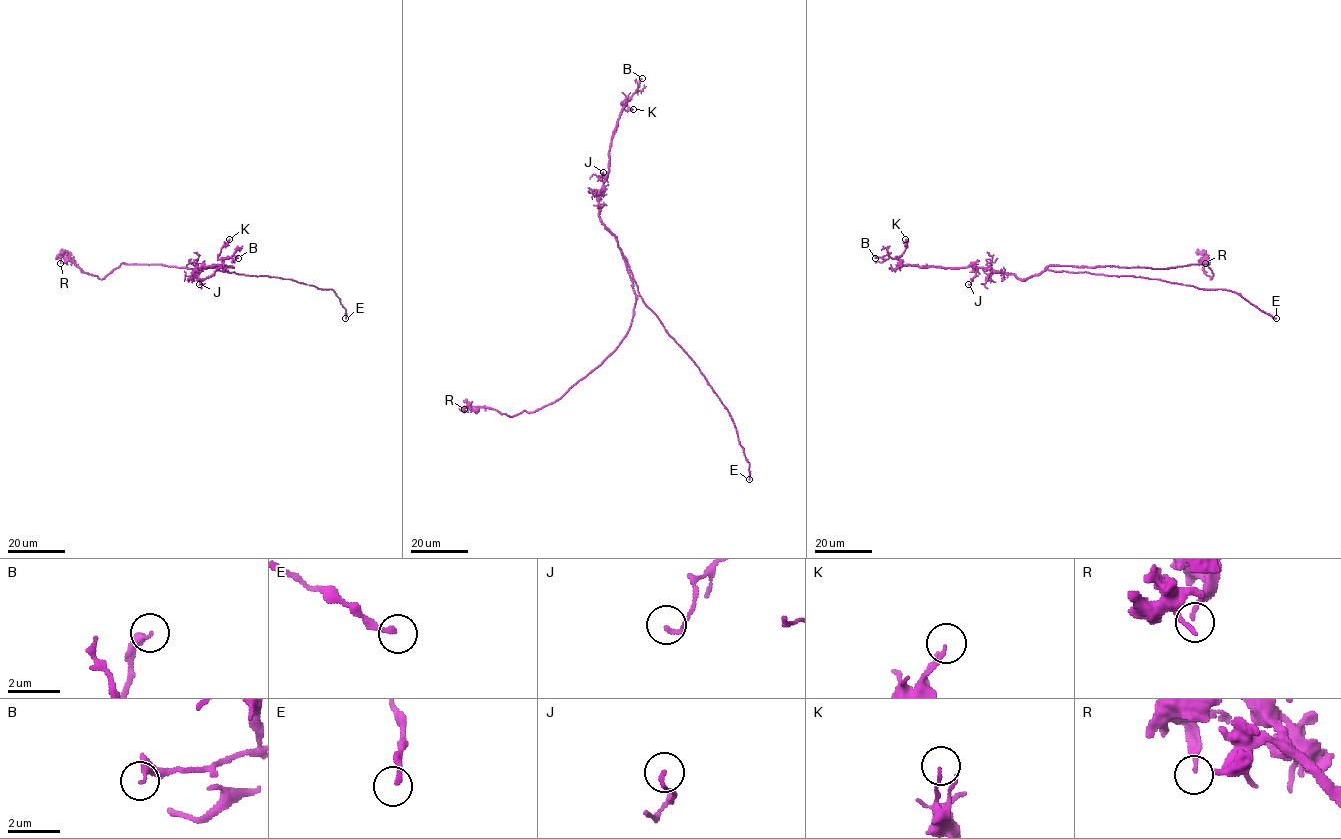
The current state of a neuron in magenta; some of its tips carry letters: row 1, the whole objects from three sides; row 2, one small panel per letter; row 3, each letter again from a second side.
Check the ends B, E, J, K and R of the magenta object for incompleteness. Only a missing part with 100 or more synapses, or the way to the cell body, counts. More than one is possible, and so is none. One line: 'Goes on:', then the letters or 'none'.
Goes on: E

